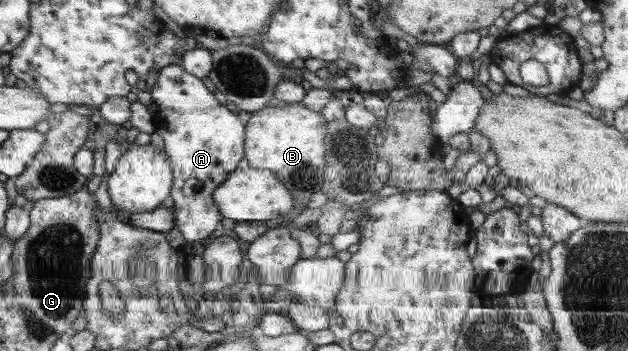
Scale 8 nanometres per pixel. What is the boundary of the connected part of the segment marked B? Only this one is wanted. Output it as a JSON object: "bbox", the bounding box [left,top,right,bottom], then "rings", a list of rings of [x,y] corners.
{"bbox":[245,99,327,212],"rings":[[[272,99],[259,111],[251,112],[251,118],[245,129],[245,159],[249,168],[267,169],[276,174],[283,182],[285,189],[293,191],[293,212],[307,208],[311,193],[317,193],[322,182],[322,167],[325,163],[325,148],[323,135],[327,123],[320,114],[305,109],[301,103],[287,104]]]}

